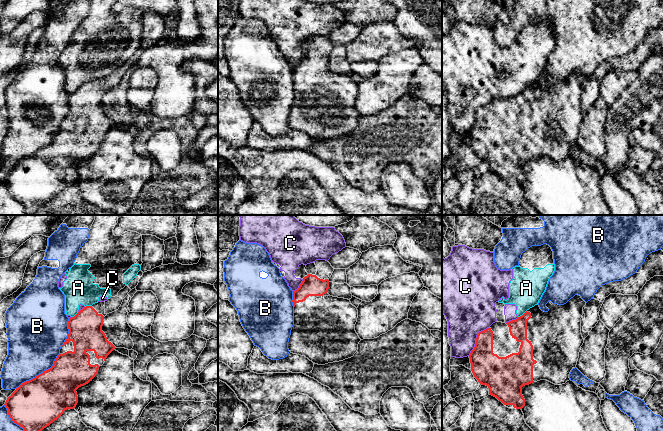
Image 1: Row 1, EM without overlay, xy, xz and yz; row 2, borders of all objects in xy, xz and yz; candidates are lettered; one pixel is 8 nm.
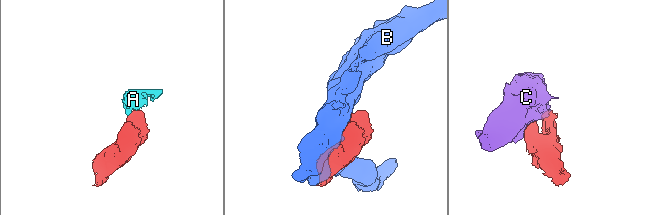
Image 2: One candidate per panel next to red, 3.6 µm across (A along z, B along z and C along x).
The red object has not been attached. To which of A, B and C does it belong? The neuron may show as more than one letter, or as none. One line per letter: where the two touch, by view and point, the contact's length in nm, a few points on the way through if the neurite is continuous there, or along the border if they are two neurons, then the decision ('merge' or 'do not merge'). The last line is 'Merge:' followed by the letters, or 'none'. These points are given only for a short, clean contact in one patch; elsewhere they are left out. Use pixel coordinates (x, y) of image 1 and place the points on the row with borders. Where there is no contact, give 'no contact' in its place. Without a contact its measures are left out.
A: contact yz (523, 314); length 90 nm; border yz (526, 310), (518, 317); do not merge
B: contact xy (39, 374); length 460 nm; do not merge
C: contact yz (476, 339); length 280 nm; do not merge
Merge: none

